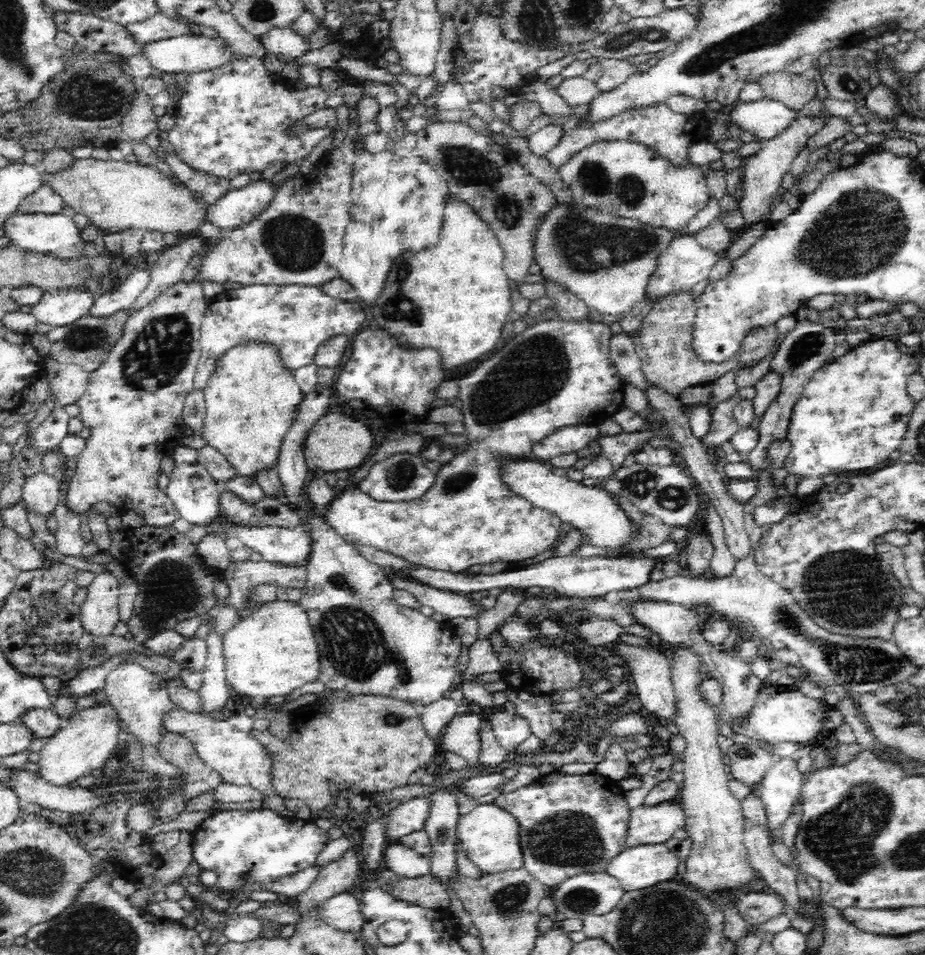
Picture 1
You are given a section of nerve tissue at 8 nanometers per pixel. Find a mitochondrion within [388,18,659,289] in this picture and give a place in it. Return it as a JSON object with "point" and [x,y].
{"point":[628,190]}

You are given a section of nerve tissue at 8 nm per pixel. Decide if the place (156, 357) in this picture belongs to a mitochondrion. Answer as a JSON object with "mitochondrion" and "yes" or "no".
{"mitochondrion":"yes"}

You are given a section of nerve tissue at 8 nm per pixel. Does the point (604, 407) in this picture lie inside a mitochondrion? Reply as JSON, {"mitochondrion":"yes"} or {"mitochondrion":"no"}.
{"mitochondrion":"no"}

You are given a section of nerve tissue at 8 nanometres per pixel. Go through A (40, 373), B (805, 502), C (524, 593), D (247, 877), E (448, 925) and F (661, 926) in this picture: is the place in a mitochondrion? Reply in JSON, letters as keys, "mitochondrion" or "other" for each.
{"A":"other","B":"other","C":"other","D":"mitochondrion","E":"other","F":"mitochondrion"}

